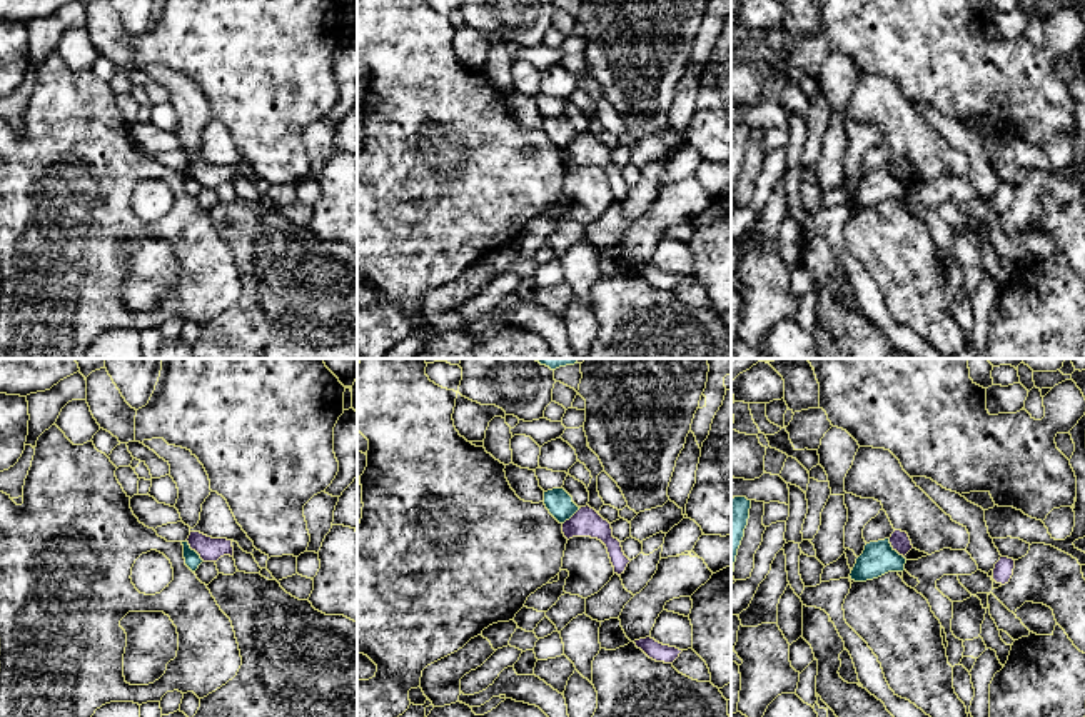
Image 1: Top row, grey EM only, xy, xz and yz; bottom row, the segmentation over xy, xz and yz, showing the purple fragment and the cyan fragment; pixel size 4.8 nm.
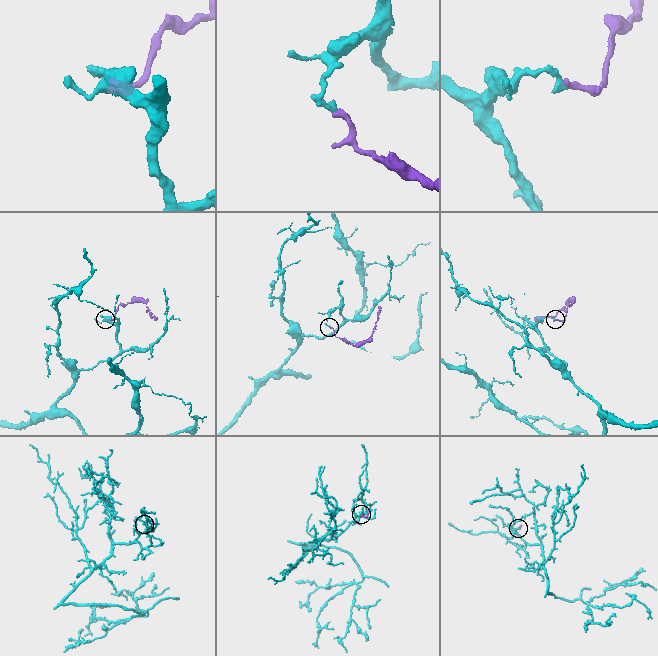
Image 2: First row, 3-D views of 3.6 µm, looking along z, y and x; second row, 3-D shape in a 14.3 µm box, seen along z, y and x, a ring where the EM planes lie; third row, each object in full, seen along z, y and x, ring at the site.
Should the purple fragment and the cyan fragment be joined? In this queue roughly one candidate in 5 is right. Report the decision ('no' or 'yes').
no

